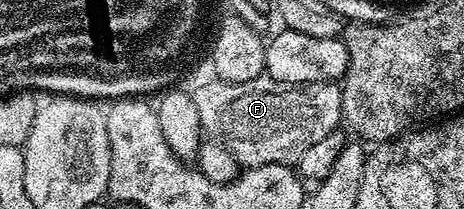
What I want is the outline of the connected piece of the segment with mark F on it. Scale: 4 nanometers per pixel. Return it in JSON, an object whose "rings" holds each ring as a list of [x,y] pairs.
{"rings":[[[261,74],[241,84],[221,78],[197,87],[191,98],[198,112],[201,133],[226,146],[244,168],[267,164],[296,166],[306,146],[314,146],[314,142],[341,127],[340,89],[341,85],[336,82],[293,86]]]}

